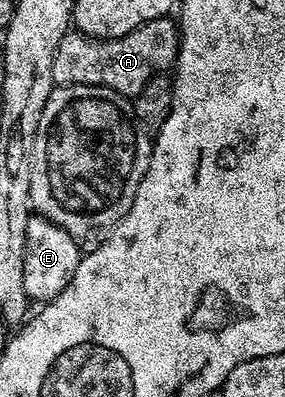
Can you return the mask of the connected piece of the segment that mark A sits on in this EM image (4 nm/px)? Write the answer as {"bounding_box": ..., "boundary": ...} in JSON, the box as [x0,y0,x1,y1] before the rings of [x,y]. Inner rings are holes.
{"bounding_box":[53,17,179,96],"boundary":[[[170,17],[149,20],[120,38],[86,38],[68,32],[53,52],[53,80],[56,86],[100,86],[124,96],[134,96],[156,74],[170,71],[179,55],[179,28]]]}

